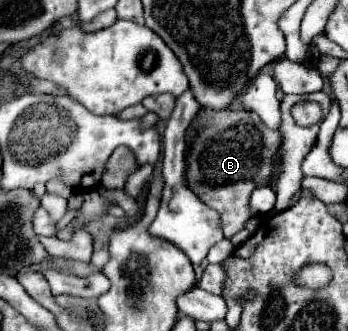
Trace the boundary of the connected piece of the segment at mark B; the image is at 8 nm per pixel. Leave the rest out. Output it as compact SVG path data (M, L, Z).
M248 110L212 112L204 118L208 118L208 126L200 130L188 154L188 188L220 214L224 236L230 238L244 228L246 202L252 190L274 182L272 160L276 154L276 134L266 130L258 114Z

